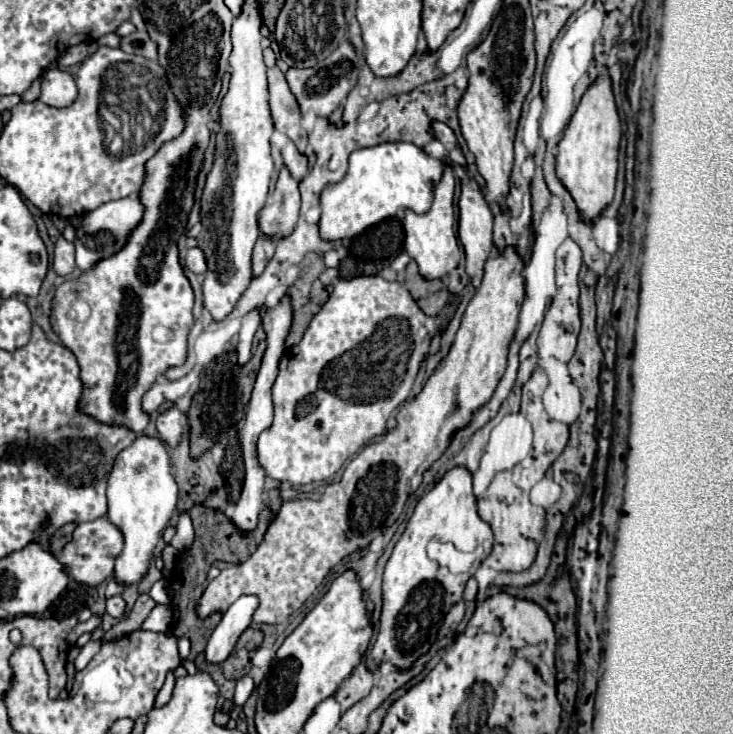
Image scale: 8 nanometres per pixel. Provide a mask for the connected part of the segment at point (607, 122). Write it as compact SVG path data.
M599 75L581 97L565 133L557 145L557 177L573 195L585 221L593 221L611 201L615 191L617 157L621 141L621 121L617 115L611 77Z

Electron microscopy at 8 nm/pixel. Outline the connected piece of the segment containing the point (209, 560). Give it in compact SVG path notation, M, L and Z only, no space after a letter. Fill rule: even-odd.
M265 507L259 515L259 523L257 529L253 531L239 531L239 527L235 527L235 523L231 523L231 519L227 519L227 515L223 511L207 511L207 509L199 509L199 511L189 511L191 519L193 519L193 529L195 529L195 541L193 545L183 551L179 555L179 571L177 573L177 581L179 583L171 583L173 589L173 599L171 599L171 609L173 609L173 627L171 633L177 637L187 637L191 641L191 653L189 659L195 661L195 657L199 653L205 651L207 639L215 629L215 621L221 619L221 613L213 613L209 617L199 617L195 607L199 605L199 599L205 591L207 585L207 571L215 561L227 561L227 563L243 563L249 559L249 555L257 549L257 545L261 543L269 523L273 521L273 513Z

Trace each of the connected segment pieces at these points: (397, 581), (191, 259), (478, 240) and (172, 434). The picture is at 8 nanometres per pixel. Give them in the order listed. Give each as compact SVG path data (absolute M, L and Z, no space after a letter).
M467 467L449 469L443 479L419 499L401 539L387 561L383 575L383 613L377 641L367 655L369 669L379 667L385 659L401 669L407 669L417 657L427 653L437 637L439 625L445 617L443 613L447 613L449 607L461 599L465 581L473 575L473 569L453 575L447 567L431 561L425 551L431 537L451 541L461 551L473 551L475 545L483 545L483 557L489 555L493 531L477 513L471 473Z
M193 247L193 249L189 249L187 251L187 267L193 271L193 273L197 273L197 275L203 275L205 271L207 271L207 265L205 265L205 255L203 255L203 251L199 249L199 247Z
M467 177L461 181L463 187L458 201L458 238L465 249L467 275L471 277L471 285L479 287L485 261L493 253L493 213L489 211L481 191L471 189Z
M177 407L161 413L157 417L157 431L159 431L159 437L169 447L177 447L179 445L179 437L183 433L183 413Z

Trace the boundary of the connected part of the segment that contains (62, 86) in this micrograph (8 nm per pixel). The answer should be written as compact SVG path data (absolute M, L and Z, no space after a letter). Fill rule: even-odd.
M49 69L41 83L41 101L51 107L67 107L77 97L77 85L65 69Z

